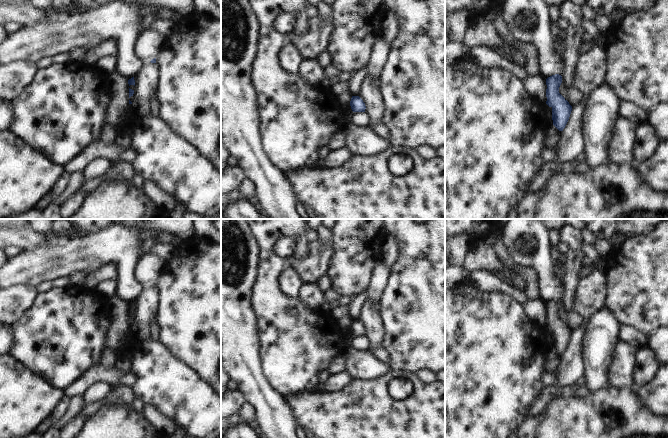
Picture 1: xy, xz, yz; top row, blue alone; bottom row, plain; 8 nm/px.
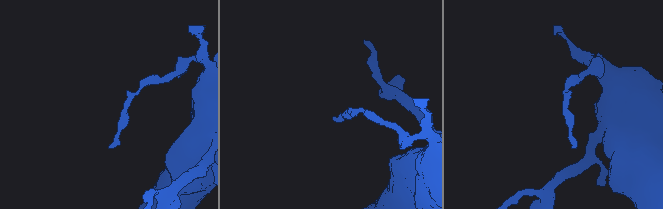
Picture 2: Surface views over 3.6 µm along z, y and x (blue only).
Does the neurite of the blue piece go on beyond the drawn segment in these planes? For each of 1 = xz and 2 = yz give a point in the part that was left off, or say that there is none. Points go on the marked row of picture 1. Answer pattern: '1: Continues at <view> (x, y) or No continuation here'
1: No continuation here
2: No continuation here.

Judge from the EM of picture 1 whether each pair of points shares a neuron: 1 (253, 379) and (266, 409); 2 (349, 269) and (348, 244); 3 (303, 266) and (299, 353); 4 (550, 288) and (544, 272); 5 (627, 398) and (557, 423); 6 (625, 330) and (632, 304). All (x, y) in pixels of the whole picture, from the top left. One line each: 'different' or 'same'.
1: same
2: same
3: different
4: same
5: same
6: different

